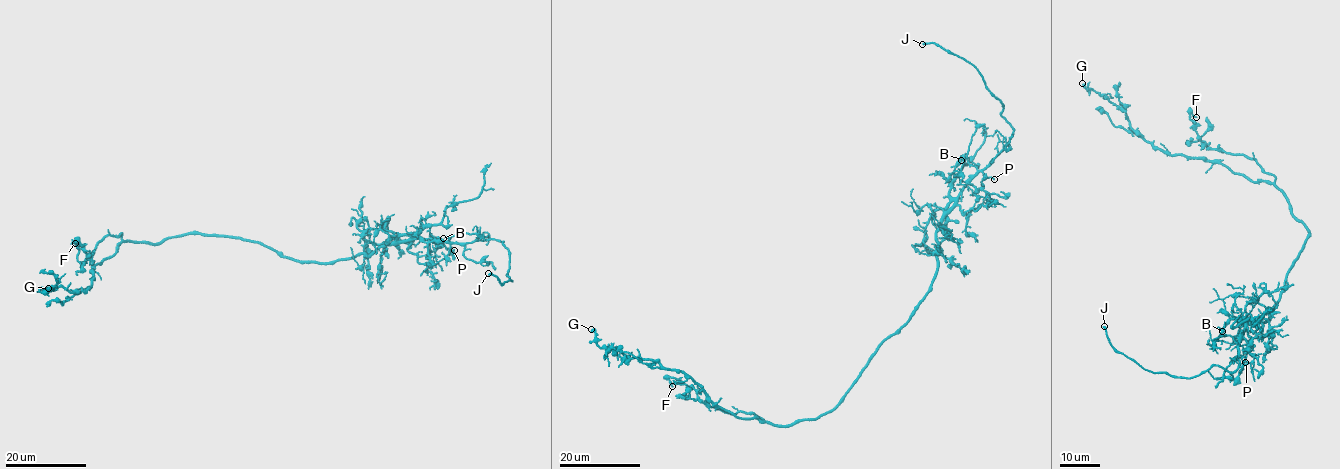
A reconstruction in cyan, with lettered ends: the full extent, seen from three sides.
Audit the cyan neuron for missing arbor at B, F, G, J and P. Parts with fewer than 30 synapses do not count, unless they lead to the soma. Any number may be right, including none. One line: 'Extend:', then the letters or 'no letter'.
Extend: J

